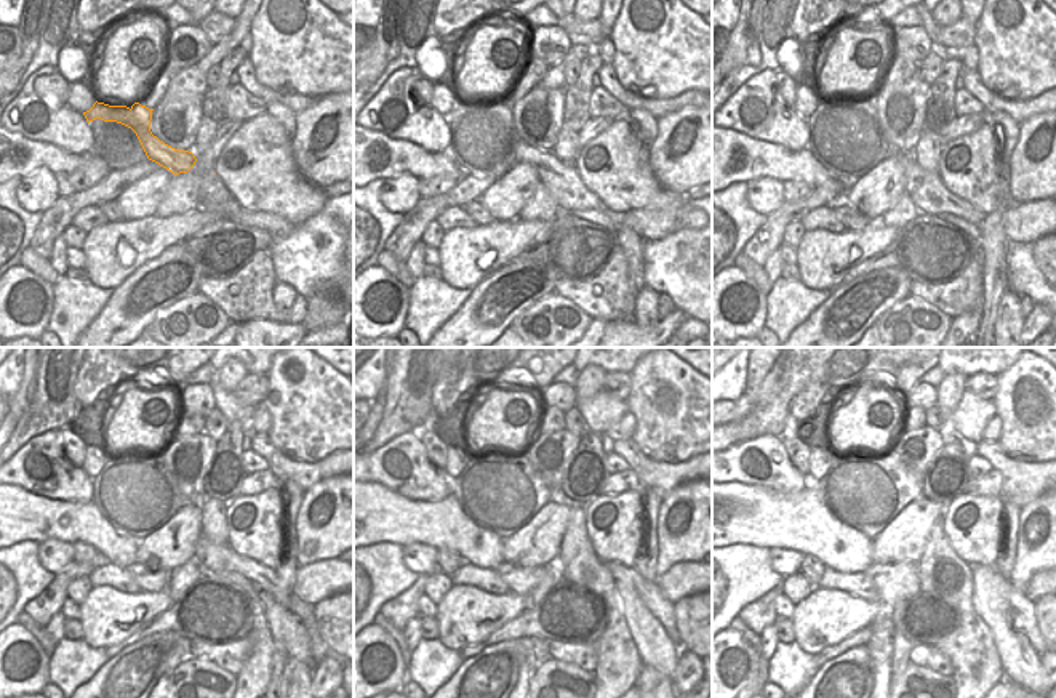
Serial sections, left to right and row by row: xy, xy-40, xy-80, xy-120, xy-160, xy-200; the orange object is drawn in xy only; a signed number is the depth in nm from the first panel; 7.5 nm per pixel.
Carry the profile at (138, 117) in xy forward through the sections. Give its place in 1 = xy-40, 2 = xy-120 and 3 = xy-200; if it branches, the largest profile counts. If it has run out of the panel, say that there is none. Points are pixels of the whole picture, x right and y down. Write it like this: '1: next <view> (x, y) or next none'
1: next xy-40 (562, 181)
2: next xy-120 (213, 557)
3: next xy-200 (1023, 610)

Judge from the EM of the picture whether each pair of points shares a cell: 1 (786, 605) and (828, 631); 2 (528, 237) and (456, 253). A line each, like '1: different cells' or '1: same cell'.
1: different cells
2: same cell

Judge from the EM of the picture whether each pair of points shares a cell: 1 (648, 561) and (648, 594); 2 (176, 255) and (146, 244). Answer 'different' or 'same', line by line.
1: different
2: different

